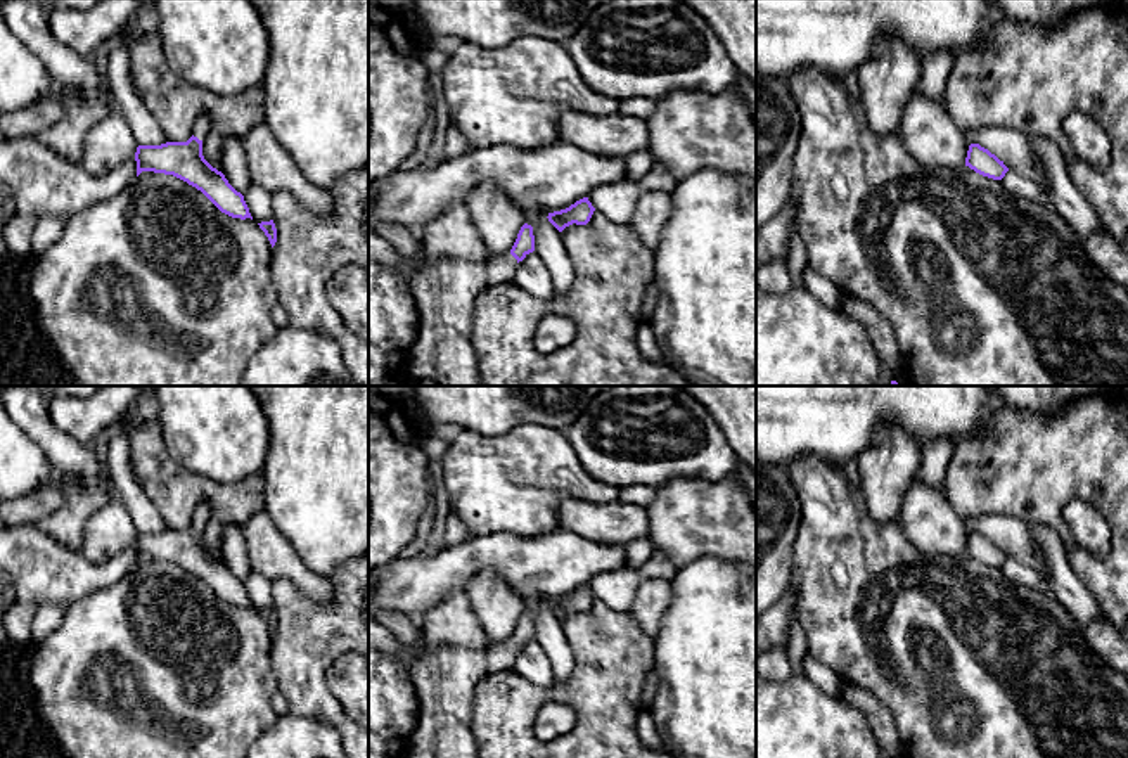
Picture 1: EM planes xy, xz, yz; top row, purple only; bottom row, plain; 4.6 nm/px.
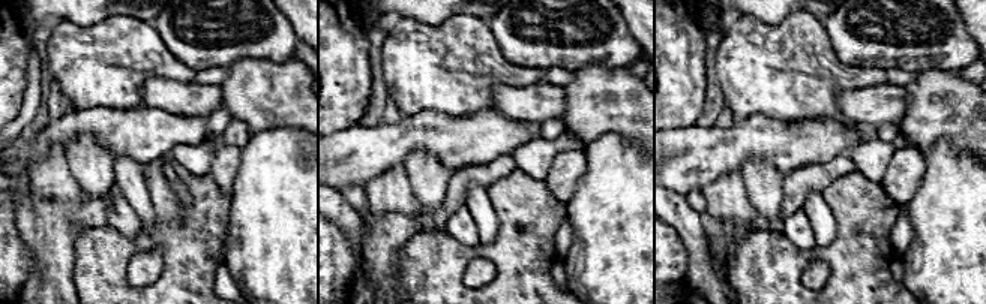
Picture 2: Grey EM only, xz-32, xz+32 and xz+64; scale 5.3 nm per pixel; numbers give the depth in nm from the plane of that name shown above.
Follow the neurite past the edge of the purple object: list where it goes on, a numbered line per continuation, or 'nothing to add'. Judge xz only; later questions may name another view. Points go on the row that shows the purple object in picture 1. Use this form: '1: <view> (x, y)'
1: xz (445, 295)

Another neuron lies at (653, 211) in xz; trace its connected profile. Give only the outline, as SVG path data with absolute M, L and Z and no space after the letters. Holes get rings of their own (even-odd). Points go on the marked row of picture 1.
M649 190L637 201L637 209L631 218L631 227L640 237L642 244L651 249L657 249L661 242L661 232L671 215L671 197L663 190Z

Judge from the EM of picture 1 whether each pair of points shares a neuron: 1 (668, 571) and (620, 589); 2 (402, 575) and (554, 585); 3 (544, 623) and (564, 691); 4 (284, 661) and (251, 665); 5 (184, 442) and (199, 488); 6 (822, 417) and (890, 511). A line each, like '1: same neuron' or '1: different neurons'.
1: same neuron
2: same neuron
3: different neurons
4: different neurons
5: different neurons
6: different neurons

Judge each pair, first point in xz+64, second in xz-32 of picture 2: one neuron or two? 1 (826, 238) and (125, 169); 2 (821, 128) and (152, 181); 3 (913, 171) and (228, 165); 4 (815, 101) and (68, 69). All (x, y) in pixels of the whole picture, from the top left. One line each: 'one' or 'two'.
1: one
2: two
3: one
4: one

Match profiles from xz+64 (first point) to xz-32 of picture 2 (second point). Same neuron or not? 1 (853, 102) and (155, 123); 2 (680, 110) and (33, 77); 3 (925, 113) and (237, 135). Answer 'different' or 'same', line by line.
1: different
2: different
3: different

